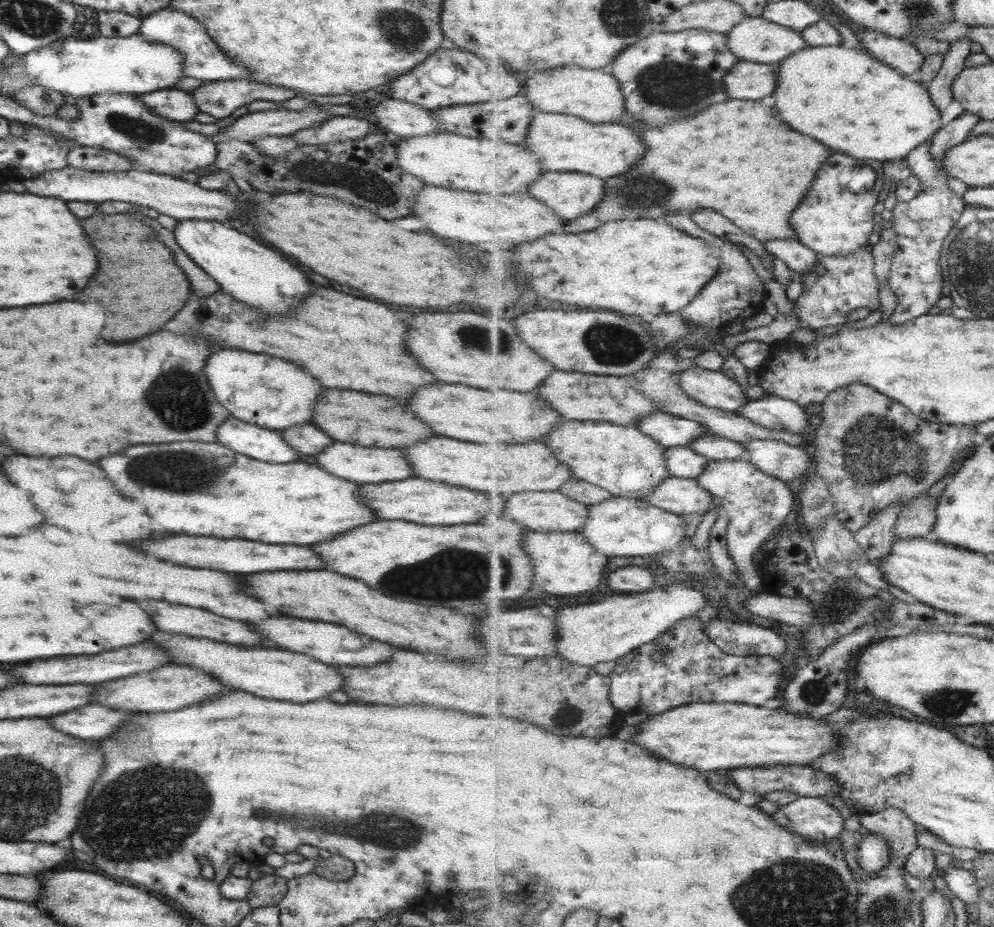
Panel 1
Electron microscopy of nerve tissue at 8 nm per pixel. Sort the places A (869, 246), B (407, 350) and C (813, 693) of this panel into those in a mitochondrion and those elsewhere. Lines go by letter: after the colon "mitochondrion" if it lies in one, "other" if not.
A: other
B: other
C: mitochondrion

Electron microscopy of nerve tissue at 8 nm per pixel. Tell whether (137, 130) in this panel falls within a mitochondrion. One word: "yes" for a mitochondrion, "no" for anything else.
yes

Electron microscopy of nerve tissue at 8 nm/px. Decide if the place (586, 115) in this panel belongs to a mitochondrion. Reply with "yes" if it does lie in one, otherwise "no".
no

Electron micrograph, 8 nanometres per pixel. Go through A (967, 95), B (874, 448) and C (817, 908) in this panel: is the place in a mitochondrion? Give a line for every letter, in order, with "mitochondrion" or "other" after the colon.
A: other
B: mitochondrion
C: mitochondrion

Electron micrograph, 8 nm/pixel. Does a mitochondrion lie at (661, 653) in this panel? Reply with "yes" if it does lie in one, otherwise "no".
yes

